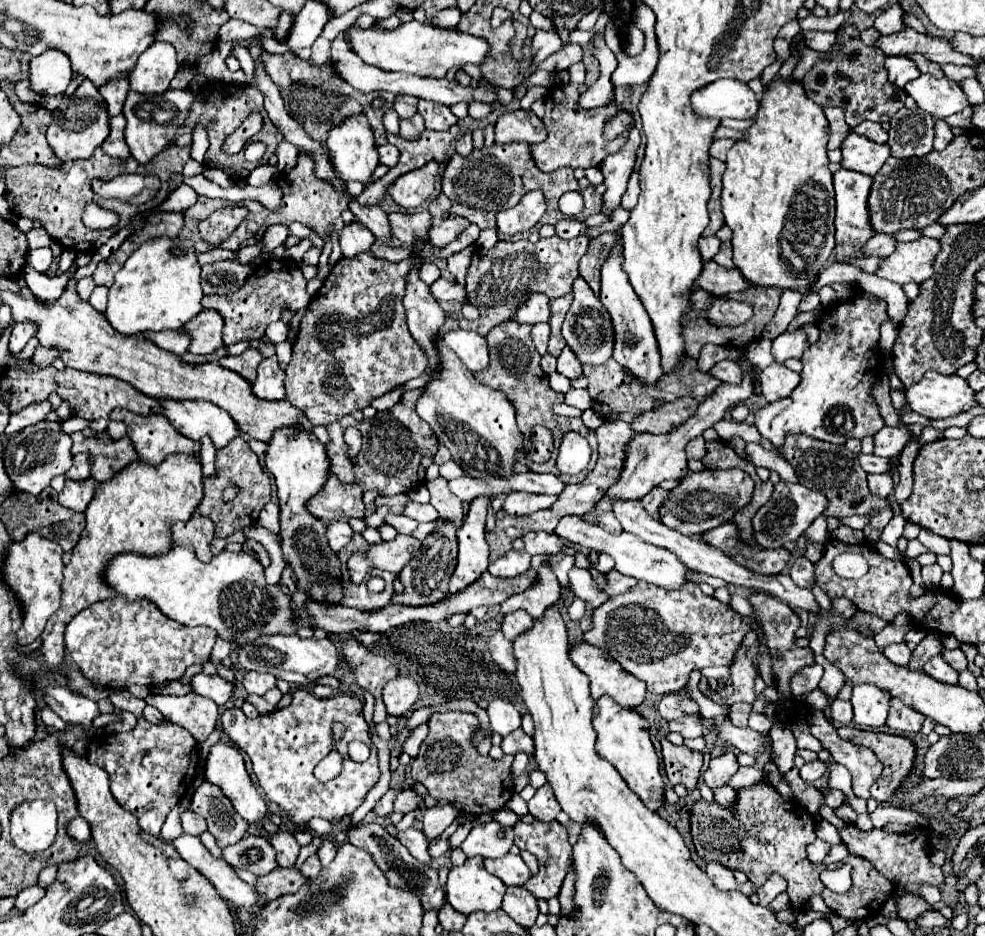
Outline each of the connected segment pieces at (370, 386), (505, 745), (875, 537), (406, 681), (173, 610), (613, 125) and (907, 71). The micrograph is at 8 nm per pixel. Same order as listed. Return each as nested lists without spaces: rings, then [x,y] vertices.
[[[357,253],[355,257],[343,257],[327,275],[319,293],[309,301],[307,311],[299,323],[297,343],[293,343],[293,357],[285,371],[285,399],[293,407],[305,413],[311,425],[329,425],[349,415],[355,409],[365,409],[371,399],[401,387],[413,377],[427,371],[427,357],[413,341],[401,299],[405,295],[405,279],[415,259],[403,259],[399,263],[383,263],[371,253]]]
[[[515,729],[513,733],[509,733],[509,735],[503,737],[503,741],[501,741],[501,749],[503,749],[503,753],[515,755],[515,753],[519,753],[519,751],[531,753],[535,747],[533,747],[533,739],[527,737],[523,729]]]
[[[787,435],[787,443],[783,445],[783,457],[795,469],[795,475],[801,485],[811,487],[815,491],[825,493],[827,507],[823,511],[825,517],[845,517],[845,515],[869,515],[869,523],[863,533],[867,541],[879,541],[885,525],[893,517],[889,499],[877,497],[867,487],[867,473],[859,467],[857,453],[845,449],[845,445],[831,445],[823,441],[815,441],[807,435]]]
[[[399,675],[383,687],[383,703],[389,715],[405,715],[411,711],[413,703],[419,699],[419,687],[413,679]]]
[[[175,545],[165,555],[153,557],[133,551],[121,553],[105,565],[103,583],[127,601],[151,601],[173,621],[189,627],[207,625],[235,647],[259,635],[291,635],[297,631],[297,623],[289,613],[293,607],[291,595],[285,595],[281,585],[267,585],[263,565],[245,551],[221,551],[209,563],[201,563],[187,545]]]
[[[623,109],[623,111],[619,111],[619,113],[605,125],[605,129],[603,129],[603,137],[605,137],[607,141],[619,137],[631,123],[633,123],[631,113],[627,113],[627,111]]]
[[[887,57],[885,69],[887,69],[889,83],[895,85],[895,87],[905,87],[905,83],[919,77],[919,69],[907,57]]]

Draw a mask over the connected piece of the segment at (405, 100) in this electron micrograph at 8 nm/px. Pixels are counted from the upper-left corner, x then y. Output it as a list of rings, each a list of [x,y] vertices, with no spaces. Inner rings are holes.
[[[397,95],[397,97],[395,97],[395,103],[393,103],[393,109],[399,113],[399,117],[411,117],[411,115],[417,113],[417,111],[415,111],[417,101],[419,101],[419,99],[415,99],[415,97],[411,97],[411,95]]]

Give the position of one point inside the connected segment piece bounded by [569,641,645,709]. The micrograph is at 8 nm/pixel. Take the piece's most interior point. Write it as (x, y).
(605, 676)

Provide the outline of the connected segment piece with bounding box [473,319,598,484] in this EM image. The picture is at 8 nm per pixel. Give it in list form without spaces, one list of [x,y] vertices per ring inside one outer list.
[[[509,319],[509,321],[503,321],[501,325],[493,327],[493,329],[487,333],[485,339],[487,339],[487,345],[489,345],[489,359],[491,359],[491,361],[489,361],[489,367],[487,367],[487,369],[477,371],[477,373],[473,373],[473,375],[475,375],[475,379],[477,379],[479,383],[483,383],[483,385],[487,385],[487,387],[493,387],[493,389],[499,389],[499,391],[503,391],[503,393],[507,395],[507,399],[511,401],[511,405],[515,407],[515,413],[517,413],[517,427],[519,427],[519,431],[523,433],[525,438],[524,450],[527,451],[529,447],[532,447],[531,429],[533,429],[535,425],[543,425],[543,427],[551,429],[551,431],[553,431],[553,437],[555,437],[555,451],[553,451],[553,455],[551,455],[551,459],[549,459],[547,463],[541,463],[541,465],[539,465],[539,463],[533,463],[533,461],[527,459],[525,452],[517,453],[517,462],[527,465],[531,471],[553,473],[553,475],[557,475],[565,484],[574,482],[576,484],[583,481],[589,474],[588,471],[584,471],[575,475],[575,478],[572,478],[563,475],[563,473],[555,467],[557,449],[559,449],[561,439],[563,439],[565,433],[577,431],[577,433],[583,435],[583,437],[587,439],[587,443],[591,445],[592,456],[589,463],[590,467],[594,467],[598,457],[596,434],[583,425],[581,417],[579,417],[579,419],[569,419],[569,417],[557,417],[557,415],[551,413],[551,405],[553,405],[553,403],[563,403],[563,395],[549,389],[549,379],[547,379],[547,375],[543,373],[543,369],[539,367],[539,359],[541,359],[541,357],[539,357],[539,353],[535,351],[533,341],[531,341],[531,325],[521,325],[521,323],[517,323],[515,319]]]

